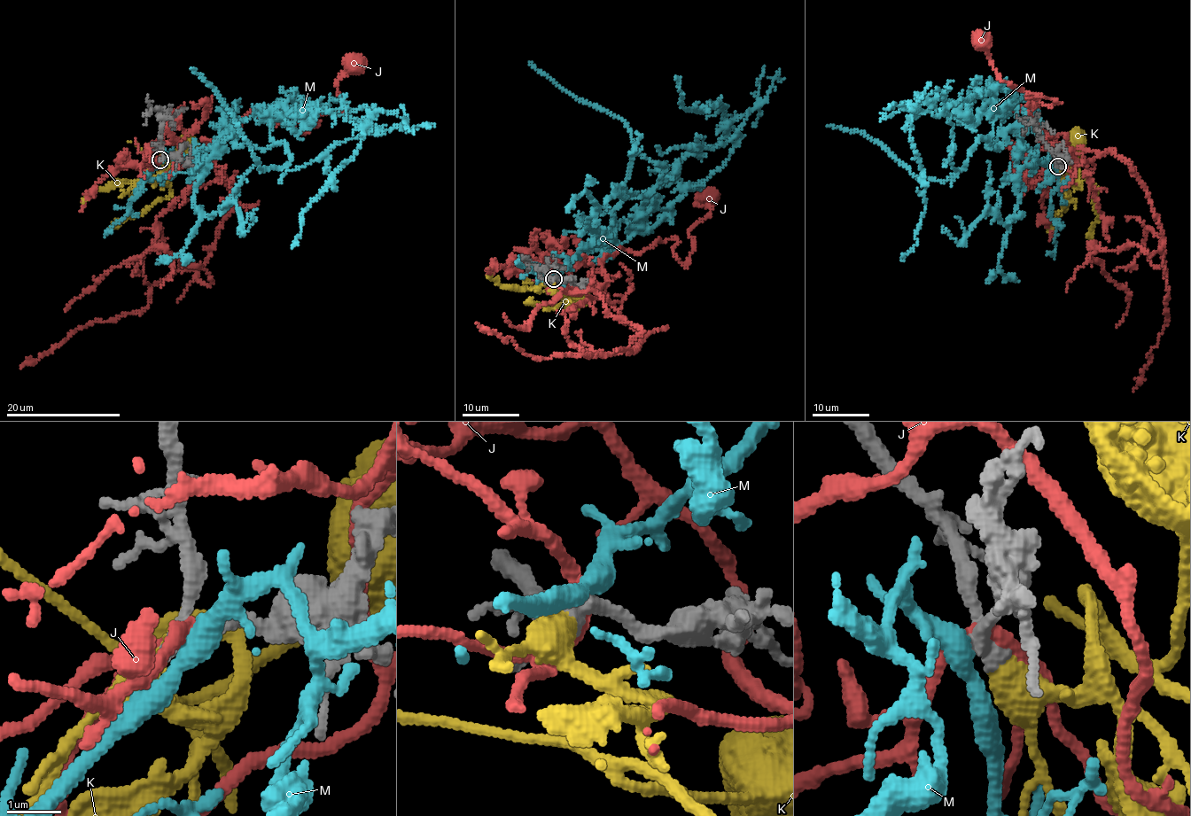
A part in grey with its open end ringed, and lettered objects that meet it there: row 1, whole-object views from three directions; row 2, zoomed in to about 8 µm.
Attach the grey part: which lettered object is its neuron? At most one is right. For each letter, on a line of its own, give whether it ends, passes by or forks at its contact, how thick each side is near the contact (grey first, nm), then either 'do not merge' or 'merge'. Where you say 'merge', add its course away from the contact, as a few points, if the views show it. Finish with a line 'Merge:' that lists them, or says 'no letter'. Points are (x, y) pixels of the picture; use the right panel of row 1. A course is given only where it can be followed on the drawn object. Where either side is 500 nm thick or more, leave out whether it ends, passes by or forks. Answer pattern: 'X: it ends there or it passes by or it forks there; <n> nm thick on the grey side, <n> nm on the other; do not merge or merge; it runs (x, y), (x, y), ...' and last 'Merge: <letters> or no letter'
J: it passes by; 280 nm thick on the grey side, 240 nm on the other; do not merge
K: it ends there; 240 nm thick on the grey side, 460 nm on the other; merge; it runs (1058, 167), (1066, 169), (1069, 160), (1072, 166), (1078, 164), (1081, 142), (1078, 140)
M: it passes by; 280 nm thick on the grey side, 360 nm on the other; do not merge
Merge: K

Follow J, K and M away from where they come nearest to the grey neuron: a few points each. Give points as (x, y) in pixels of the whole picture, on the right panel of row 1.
J: (1057, 165), (1077, 184), (1069, 144), (1062, 135), (1040, 138), (1028, 96), (1058, 102), (1002, 81), (979, 42)
K: (1058, 167), (1066, 169), (1069, 160), (1072, 166), (1078, 164), (1081, 142), (1078, 140)
M: (1055, 165), (1019, 167), (1013, 126), (988, 146), (992, 99), (973, 126), (937, 93), (913, 114), (903, 261)

